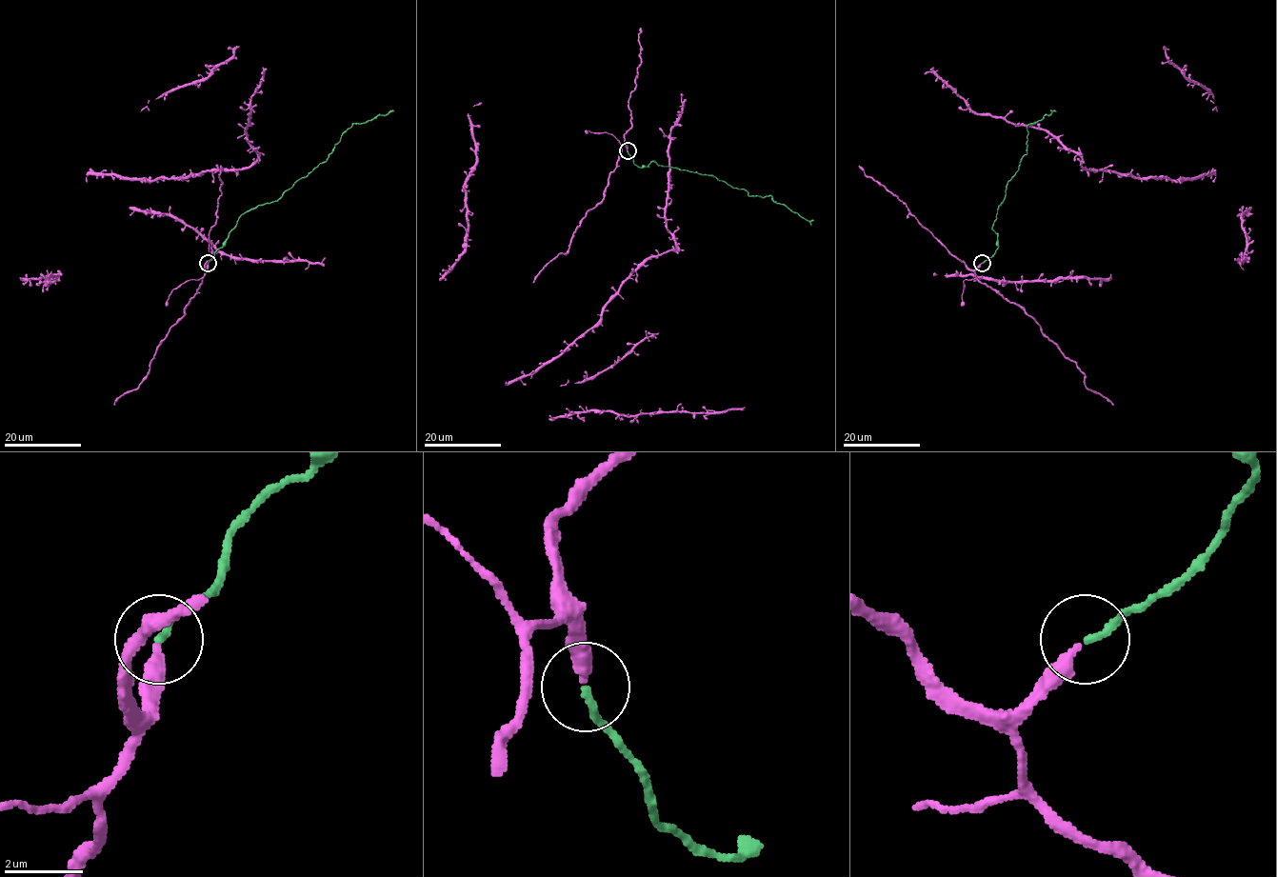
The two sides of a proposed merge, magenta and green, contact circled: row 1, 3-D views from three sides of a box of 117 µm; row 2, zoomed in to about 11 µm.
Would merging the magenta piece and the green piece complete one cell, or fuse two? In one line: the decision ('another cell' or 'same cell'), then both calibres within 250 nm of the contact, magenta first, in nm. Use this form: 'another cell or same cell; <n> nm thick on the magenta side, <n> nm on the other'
same cell; 320 nm thick on the magenta side, 180 nm on the other

